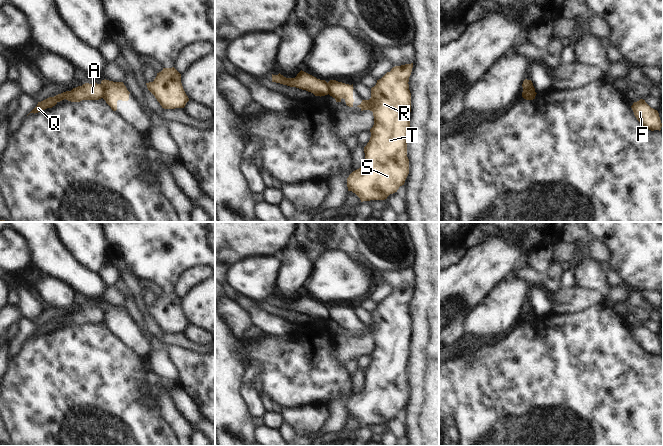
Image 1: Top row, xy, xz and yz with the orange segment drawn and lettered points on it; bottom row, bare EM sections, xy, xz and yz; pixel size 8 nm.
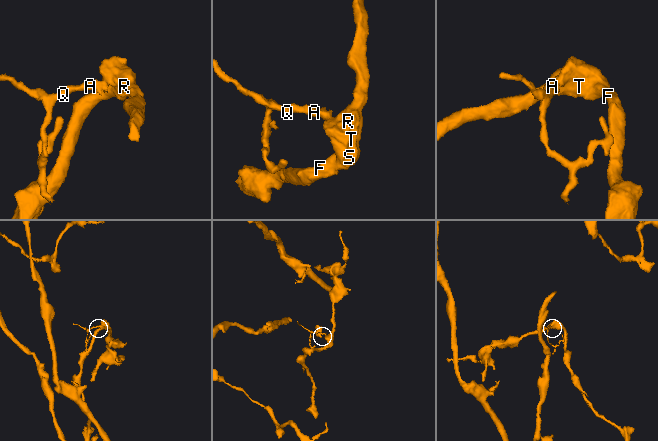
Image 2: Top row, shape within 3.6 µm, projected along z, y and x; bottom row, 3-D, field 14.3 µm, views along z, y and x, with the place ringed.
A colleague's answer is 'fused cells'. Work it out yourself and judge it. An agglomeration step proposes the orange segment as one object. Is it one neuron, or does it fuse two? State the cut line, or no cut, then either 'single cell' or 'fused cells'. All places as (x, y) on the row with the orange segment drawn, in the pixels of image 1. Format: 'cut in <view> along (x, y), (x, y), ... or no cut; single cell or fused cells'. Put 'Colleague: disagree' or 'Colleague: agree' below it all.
cut in xy along (100, 84), (103, 89), (103, 97); fused cells
Colleague: agree

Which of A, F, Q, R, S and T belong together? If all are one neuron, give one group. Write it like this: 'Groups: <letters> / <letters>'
Groups: A Q / F R S T.

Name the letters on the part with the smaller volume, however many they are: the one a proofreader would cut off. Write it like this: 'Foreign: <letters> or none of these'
Foreign: A, Q.

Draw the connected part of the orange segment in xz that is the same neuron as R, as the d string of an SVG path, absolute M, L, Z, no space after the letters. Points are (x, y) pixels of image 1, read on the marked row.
M413 63L395 66L371 88L371 98L362 100L358 105L363 110L373 112L374 125L370 129L371 137L364 147L365 159L362 166L347 178L348 191L355 193L361 200L385 200L404 185L409 174L407 141L410 127L411 93L409 77Z

